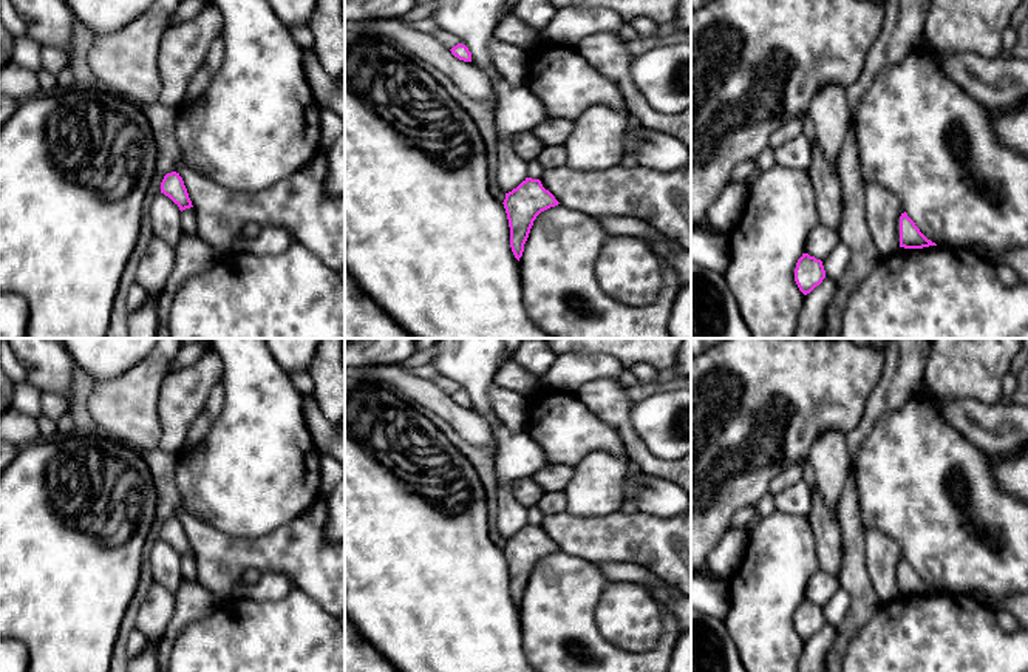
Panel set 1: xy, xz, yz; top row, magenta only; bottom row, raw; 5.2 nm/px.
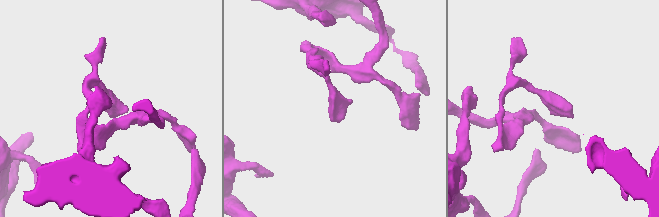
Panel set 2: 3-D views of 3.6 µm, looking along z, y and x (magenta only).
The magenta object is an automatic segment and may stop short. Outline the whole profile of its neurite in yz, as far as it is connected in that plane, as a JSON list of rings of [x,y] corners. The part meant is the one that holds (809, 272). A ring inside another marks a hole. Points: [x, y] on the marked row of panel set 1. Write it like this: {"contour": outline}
{"contour": [[[802,253],[802,256],[796,263],[795,269],[795,281],[799,290],[807,295],[816,286],[822,283],[825,278],[825,270],[821,260],[810,256],[808,253]]]}

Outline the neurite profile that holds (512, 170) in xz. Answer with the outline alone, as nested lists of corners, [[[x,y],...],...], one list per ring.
[[[498,137],[496,142],[498,151],[498,184],[509,193],[516,188],[527,178],[527,161],[519,158],[513,147],[512,137]]]

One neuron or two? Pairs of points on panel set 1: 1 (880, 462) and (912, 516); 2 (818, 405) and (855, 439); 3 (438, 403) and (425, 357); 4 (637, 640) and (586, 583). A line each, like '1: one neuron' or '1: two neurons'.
1: one neuron
2: two neurons
3: two neurons
4: two neurons

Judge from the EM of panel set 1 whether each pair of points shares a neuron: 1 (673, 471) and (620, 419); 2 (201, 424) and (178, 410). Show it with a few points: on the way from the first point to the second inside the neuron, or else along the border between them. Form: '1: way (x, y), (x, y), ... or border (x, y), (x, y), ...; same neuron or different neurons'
1: way (657, 467), (633, 444), (628, 434); same neuron
2: border (214, 388), (181, 448); different neurons

